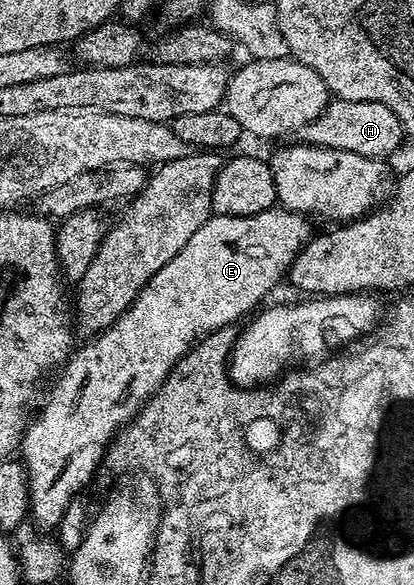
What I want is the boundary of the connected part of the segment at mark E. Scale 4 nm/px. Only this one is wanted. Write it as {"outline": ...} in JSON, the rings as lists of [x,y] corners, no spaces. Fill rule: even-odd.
{"outline":[[[283,207],[265,209],[247,217],[211,215],[188,239],[180,253],[148,279],[148,287],[140,291],[138,298],[110,326],[103,328],[102,334],[91,345],[73,354],[73,364],[67,367],[66,380],[58,388],[58,396],[50,403],[41,424],[25,432],[20,441],[20,457],[30,482],[30,495],[38,493],[38,501],[42,501],[46,483],[54,479],[58,479],[54,493],[58,493],[59,488],[77,489],[82,493],[82,481],[92,481],[94,472],[99,472],[110,429],[122,425],[138,405],[146,406],[158,392],[166,381],[166,365],[186,349],[190,333],[202,333],[202,329],[211,329],[214,333],[214,325],[222,325],[222,321],[230,323],[230,317],[241,322],[247,316],[246,305],[257,310],[277,287],[278,280],[287,276],[296,255],[311,240],[312,232],[306,221],[309,220],[303,214]]]}

